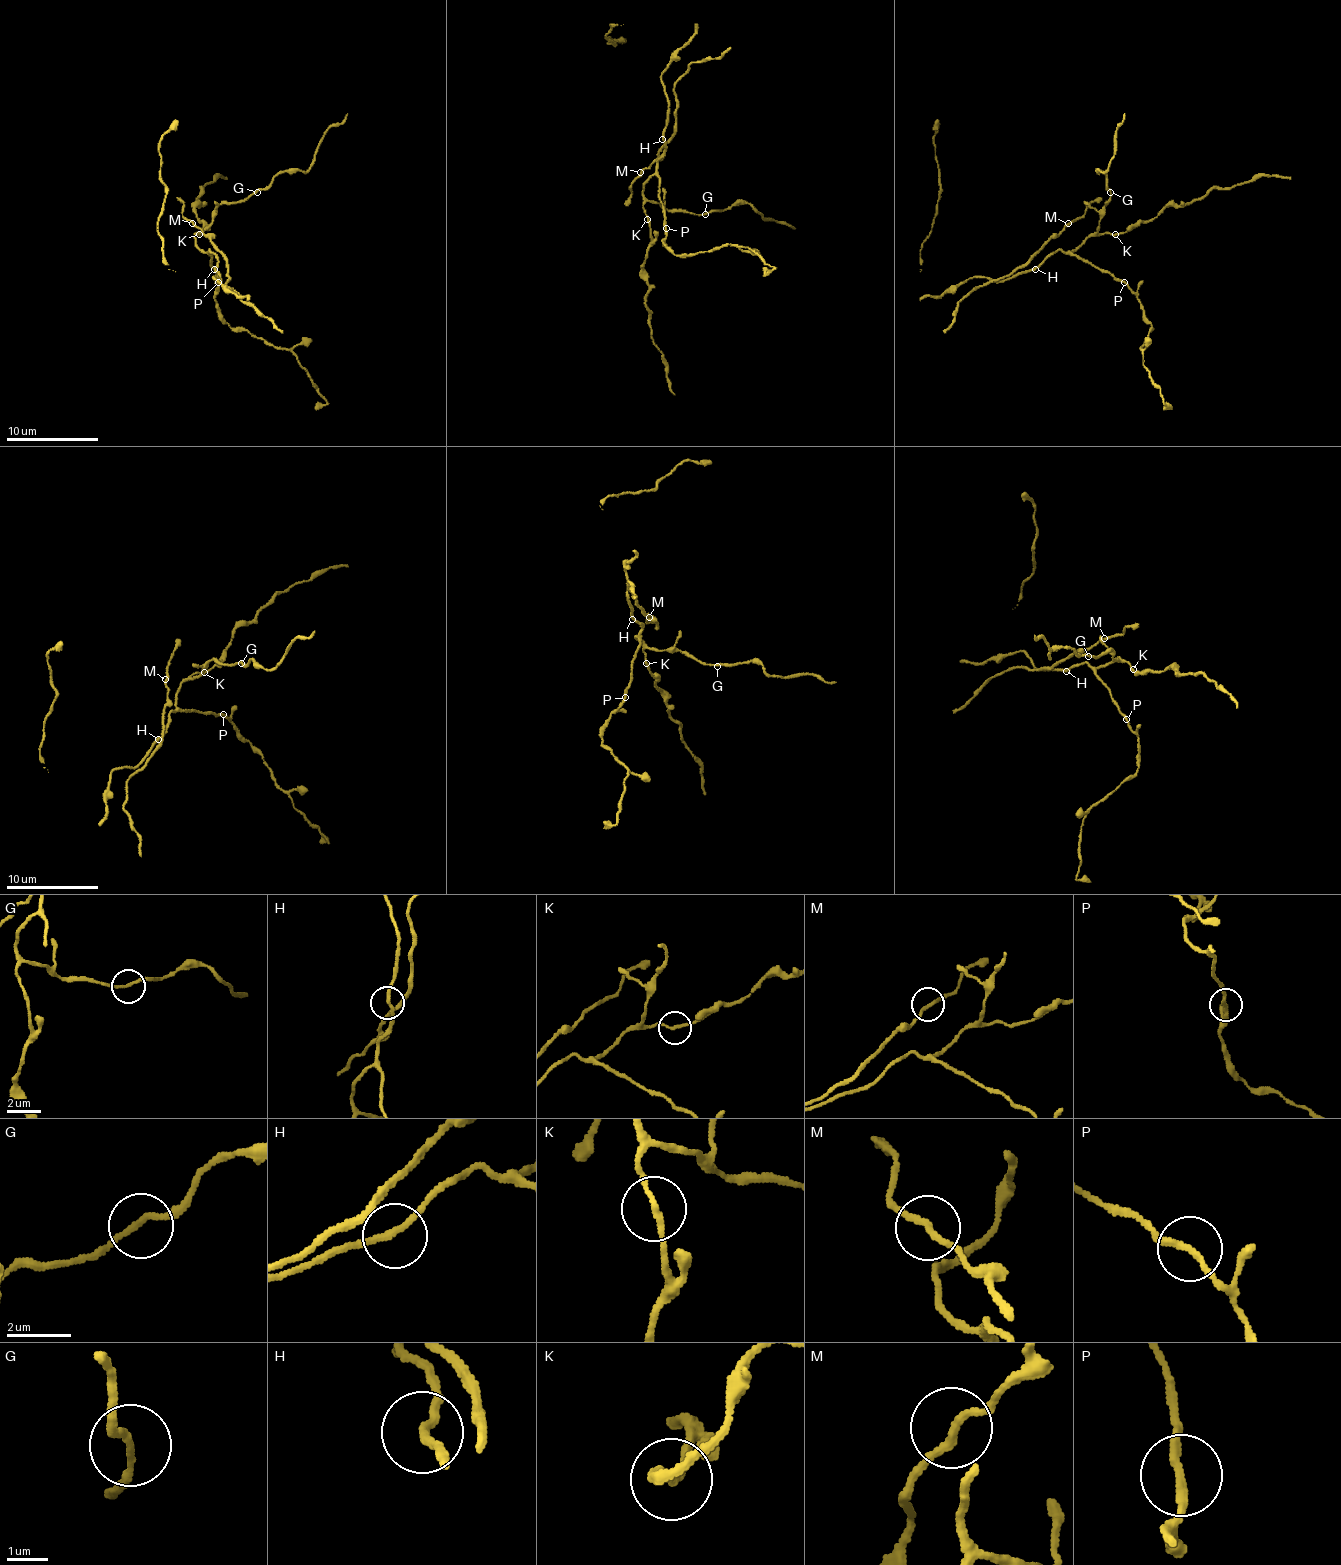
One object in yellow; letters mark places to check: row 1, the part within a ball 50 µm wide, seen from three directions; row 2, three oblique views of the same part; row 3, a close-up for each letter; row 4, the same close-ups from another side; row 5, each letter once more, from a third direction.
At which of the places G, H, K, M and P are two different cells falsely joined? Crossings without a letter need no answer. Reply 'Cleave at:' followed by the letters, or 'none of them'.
Cleave at: K, P

